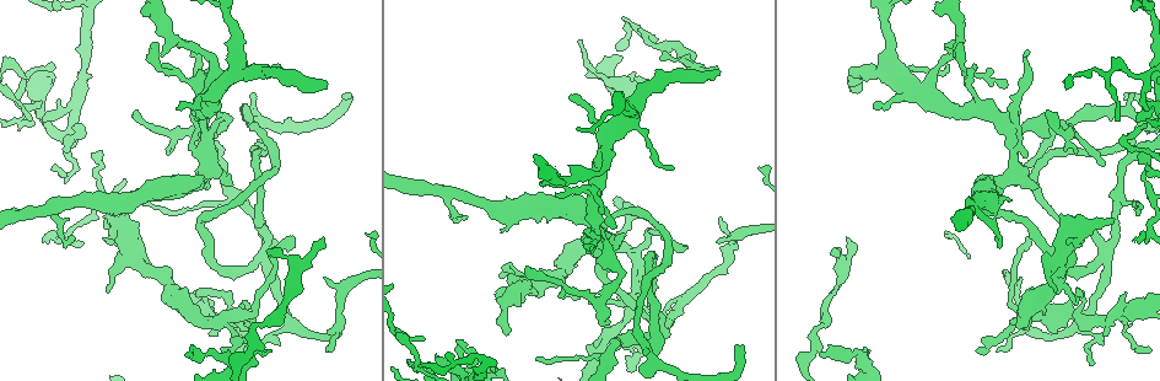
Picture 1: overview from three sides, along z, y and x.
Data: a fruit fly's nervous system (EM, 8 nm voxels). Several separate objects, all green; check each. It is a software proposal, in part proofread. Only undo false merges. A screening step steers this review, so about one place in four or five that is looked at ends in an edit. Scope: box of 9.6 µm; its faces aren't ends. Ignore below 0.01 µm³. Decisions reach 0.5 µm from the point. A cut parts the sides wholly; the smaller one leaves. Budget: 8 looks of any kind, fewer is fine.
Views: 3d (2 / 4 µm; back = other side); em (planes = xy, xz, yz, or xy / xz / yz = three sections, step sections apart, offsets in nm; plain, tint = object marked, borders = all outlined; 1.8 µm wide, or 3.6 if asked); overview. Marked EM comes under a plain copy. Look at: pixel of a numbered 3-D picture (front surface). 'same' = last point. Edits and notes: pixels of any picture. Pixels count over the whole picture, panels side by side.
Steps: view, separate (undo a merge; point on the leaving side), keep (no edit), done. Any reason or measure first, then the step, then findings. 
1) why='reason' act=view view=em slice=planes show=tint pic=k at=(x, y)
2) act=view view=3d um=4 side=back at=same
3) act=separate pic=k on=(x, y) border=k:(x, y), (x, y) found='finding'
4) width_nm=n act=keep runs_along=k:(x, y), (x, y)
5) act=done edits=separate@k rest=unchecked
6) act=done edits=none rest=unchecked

why='four or more arms meet' act=view view=em slice=planes show=tint pic=1 at=(208, 136)

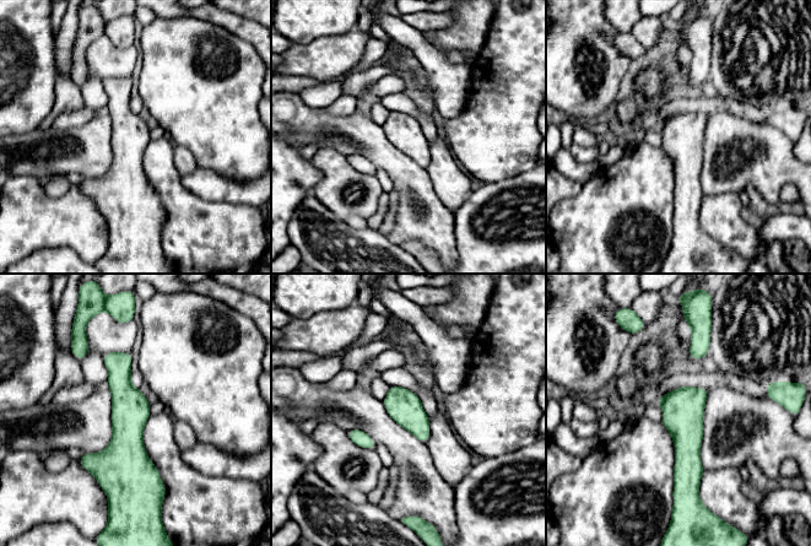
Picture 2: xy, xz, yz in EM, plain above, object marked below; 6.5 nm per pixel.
act=keep runs_along=2:(109, 355), (128, 401), (128, 485) found='continuous, no second neuron'

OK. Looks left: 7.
act=view view=em slice=xy step=4 show=tint pic=1 at=(1054, 268)

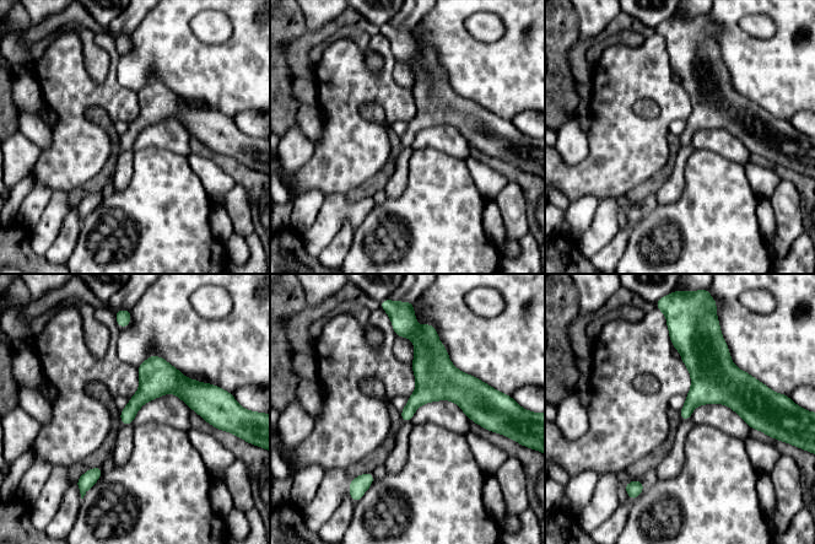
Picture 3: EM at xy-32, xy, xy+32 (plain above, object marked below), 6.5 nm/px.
act=keep found='one neuron here'

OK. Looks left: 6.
why='abrupt turn' act=view view=3d um=4 pic=1 at=(632, 250)

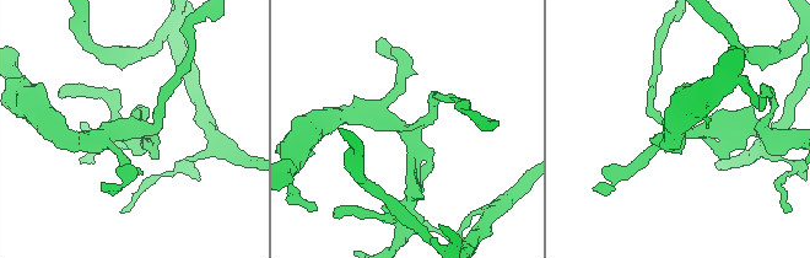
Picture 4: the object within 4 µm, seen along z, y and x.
act=view view=em slice=planes show=tint pic=4 at=(403, 131)

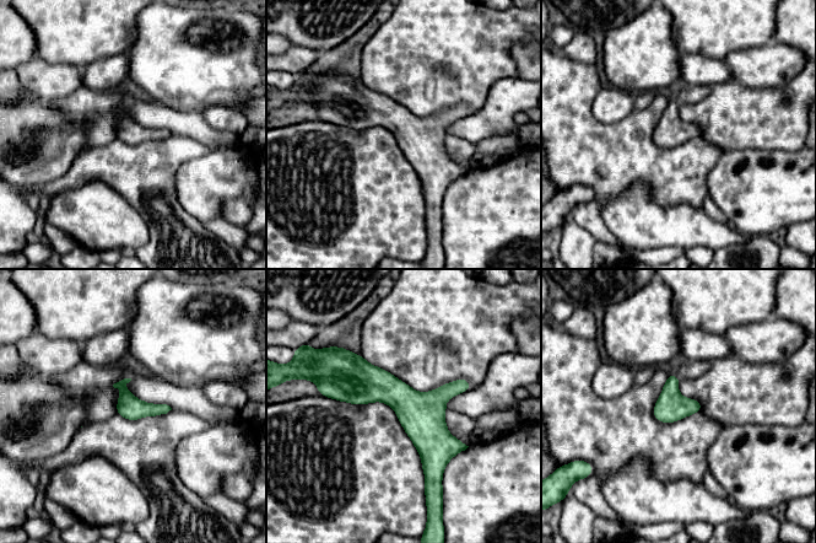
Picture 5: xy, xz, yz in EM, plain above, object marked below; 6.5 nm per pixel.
act=keep runs_along=5:(331, 393), (393, 391), (461, 447) found='all the same neuron'

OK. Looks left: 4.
act=done edits=none rest=unchecked

